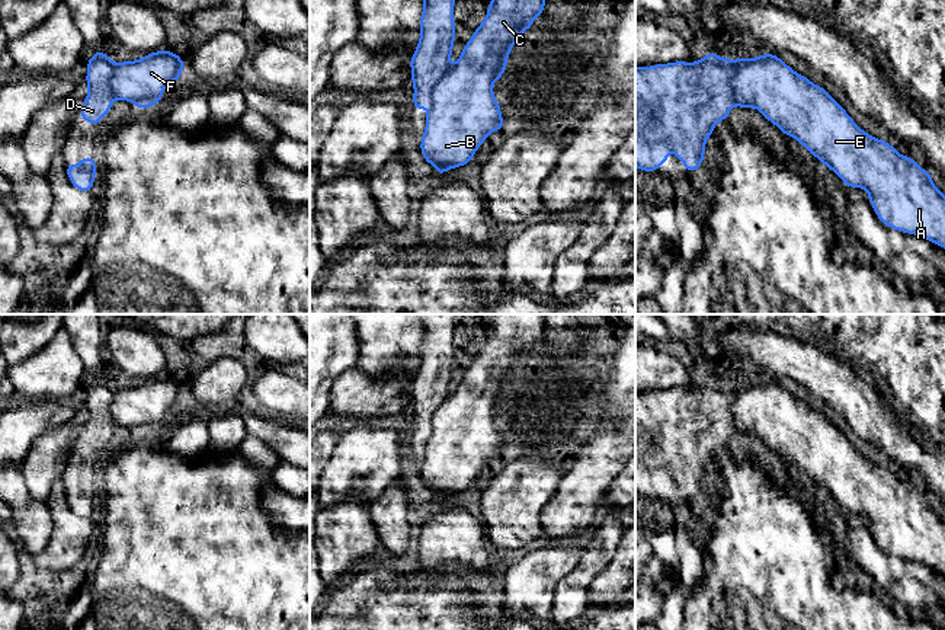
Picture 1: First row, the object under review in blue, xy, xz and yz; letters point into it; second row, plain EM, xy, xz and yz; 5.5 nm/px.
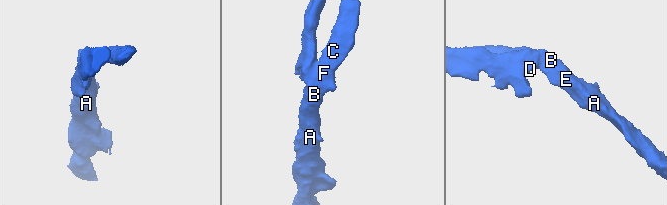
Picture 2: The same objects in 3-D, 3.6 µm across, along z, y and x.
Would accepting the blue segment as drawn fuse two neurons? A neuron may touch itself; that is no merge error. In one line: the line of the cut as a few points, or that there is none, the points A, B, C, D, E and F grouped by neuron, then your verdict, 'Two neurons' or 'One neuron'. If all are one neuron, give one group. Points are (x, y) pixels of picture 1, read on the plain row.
Split along yz (739, 384), (730, 406), (732, 421), (737, 429). Groups: A B C E F / D. Two neurons

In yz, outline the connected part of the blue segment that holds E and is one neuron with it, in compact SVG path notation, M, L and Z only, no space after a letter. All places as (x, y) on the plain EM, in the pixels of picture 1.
M776 380L741 381L730 410L743 435L756 434L785 463L794 463L833 496L848 514L864 514L884 551L945 575L945 521L932 508L930 498L910 482L901 482L890 468L861 455L823 412L795 399Z

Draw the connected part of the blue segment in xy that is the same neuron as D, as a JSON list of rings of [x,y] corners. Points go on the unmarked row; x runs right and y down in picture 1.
[[[96,377],[87,387],[86,409],[89,419],[80,435],[80,445],[97,452],[100,444],[110,438],[115,423],[110,416],[113,387],[105,377]]]

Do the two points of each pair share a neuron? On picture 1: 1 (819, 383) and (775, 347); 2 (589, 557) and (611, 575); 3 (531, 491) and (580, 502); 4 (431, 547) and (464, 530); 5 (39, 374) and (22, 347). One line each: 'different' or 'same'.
1: same
2: different
3: different
4: same
5: different

